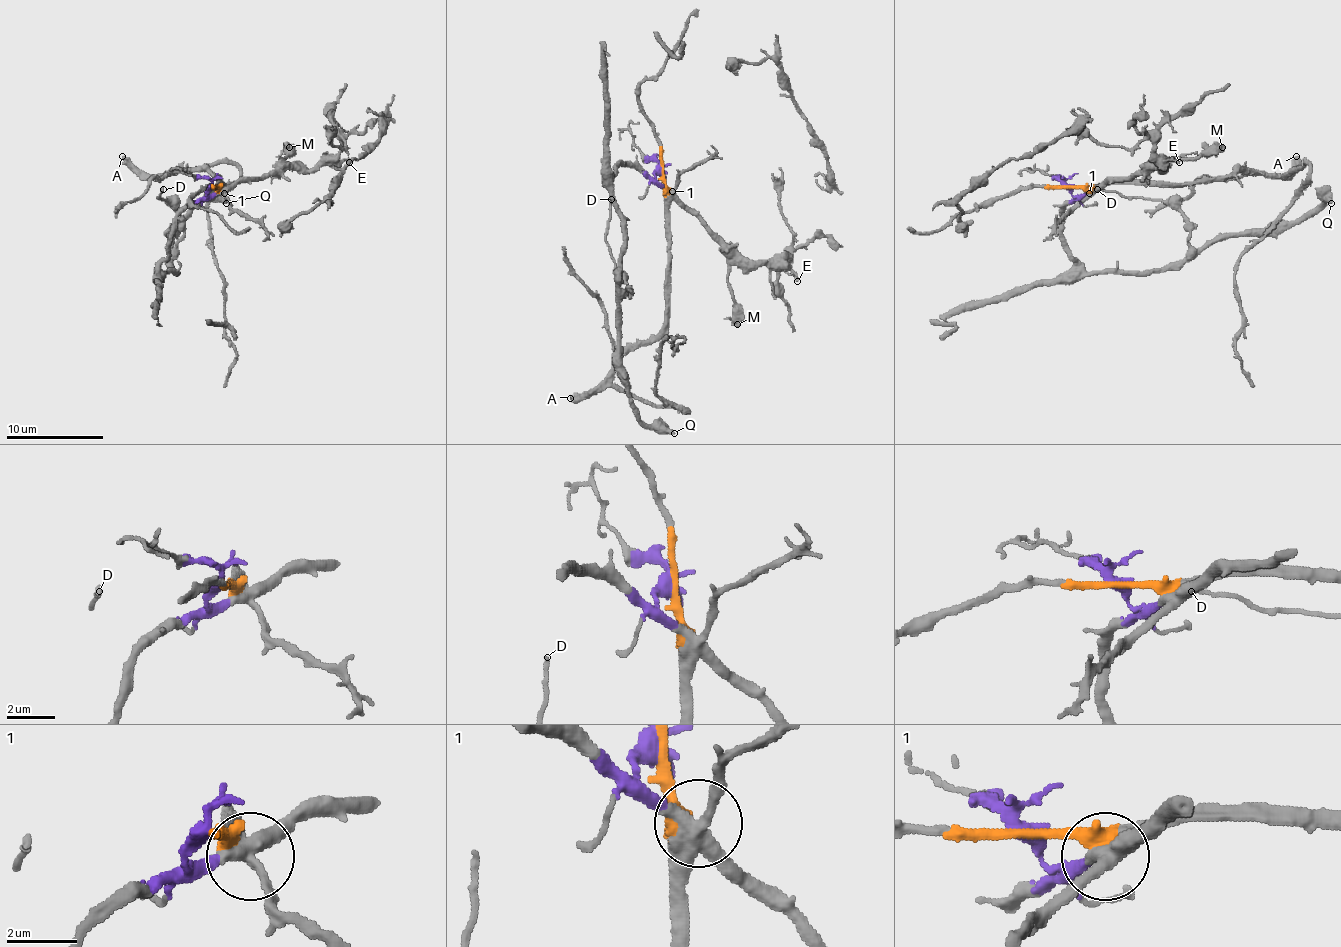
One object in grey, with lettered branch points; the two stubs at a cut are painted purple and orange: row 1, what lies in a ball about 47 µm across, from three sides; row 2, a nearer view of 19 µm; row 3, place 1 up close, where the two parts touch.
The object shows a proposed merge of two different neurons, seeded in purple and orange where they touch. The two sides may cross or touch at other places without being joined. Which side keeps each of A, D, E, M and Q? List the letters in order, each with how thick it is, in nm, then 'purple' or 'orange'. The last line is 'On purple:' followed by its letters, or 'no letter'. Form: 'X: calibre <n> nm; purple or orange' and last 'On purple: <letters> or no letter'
A: calibre 460 nm; orange
D: calibre 180 nm; purple
E: calibre 170 nm; purple
M: calibre 500 nm; purple
Q: calibre 380 nm; purple
On purple: D, E, M, Q

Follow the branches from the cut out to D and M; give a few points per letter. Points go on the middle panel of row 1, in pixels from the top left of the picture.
D: (660, 169), (648, 176), (623, 164), (609, 186), (621, 218), (621, 288), (631, 291), (606, 242), (611, 198)
M: (660, 169), (655, 179), (687, 208), (728, 259), (733, 318), (738, 325)

